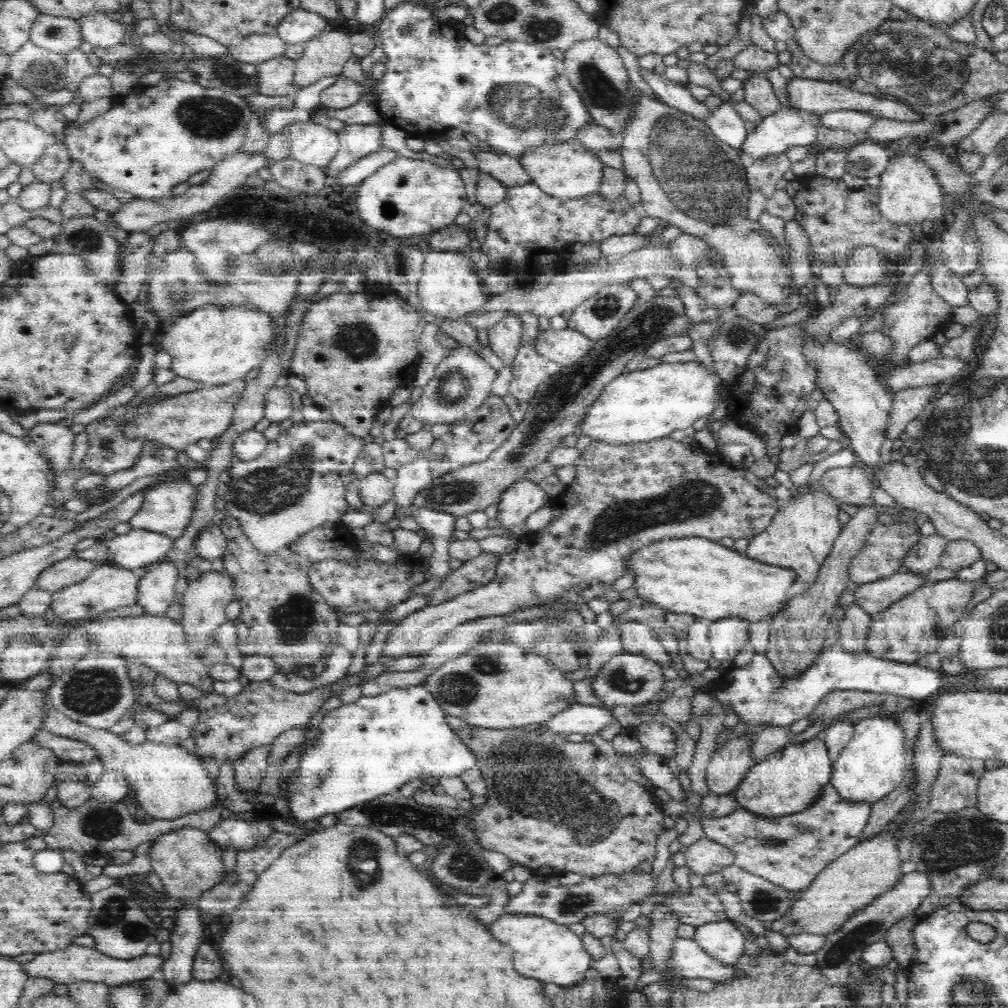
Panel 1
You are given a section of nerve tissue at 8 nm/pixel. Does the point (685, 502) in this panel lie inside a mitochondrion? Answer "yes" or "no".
yes

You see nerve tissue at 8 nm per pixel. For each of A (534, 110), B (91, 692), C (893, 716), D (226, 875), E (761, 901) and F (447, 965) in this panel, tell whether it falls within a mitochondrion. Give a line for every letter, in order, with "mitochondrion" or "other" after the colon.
A: mitochondrion
B: mitochondrion
C: other
D: other
E: mitochondrion
F: other

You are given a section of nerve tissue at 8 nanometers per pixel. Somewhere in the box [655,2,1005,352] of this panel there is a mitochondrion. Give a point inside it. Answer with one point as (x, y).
(925, 68)

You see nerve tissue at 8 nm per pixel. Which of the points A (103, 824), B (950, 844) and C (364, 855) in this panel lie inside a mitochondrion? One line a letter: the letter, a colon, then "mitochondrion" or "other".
A: mitochondrion
B: mitochondrion
C: mitochondrion

